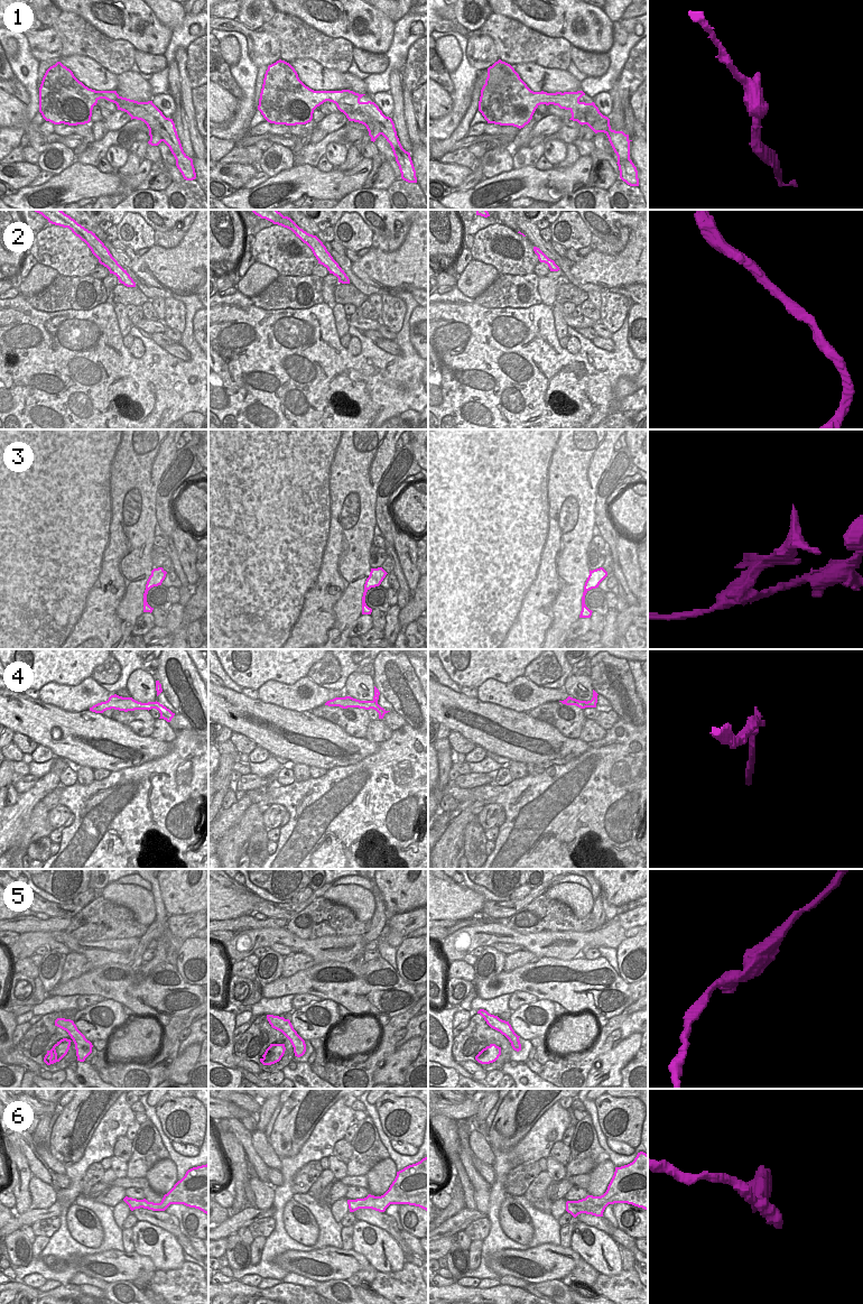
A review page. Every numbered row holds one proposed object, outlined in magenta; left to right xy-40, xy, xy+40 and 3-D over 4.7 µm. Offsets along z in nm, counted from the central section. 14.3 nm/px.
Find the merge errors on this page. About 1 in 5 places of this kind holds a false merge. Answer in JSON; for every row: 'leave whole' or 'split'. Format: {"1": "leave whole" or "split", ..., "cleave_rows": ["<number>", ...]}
{"1": "leave whole", "2": "split", "3": "leave whole", "4": "split", "5": "leave whole", "6": "leave whole", "cleave_rows": ["2", "4"]}

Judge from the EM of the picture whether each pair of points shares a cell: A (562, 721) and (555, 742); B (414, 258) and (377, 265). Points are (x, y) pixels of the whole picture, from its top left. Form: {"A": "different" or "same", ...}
{"A": "different", "B": "same"}

